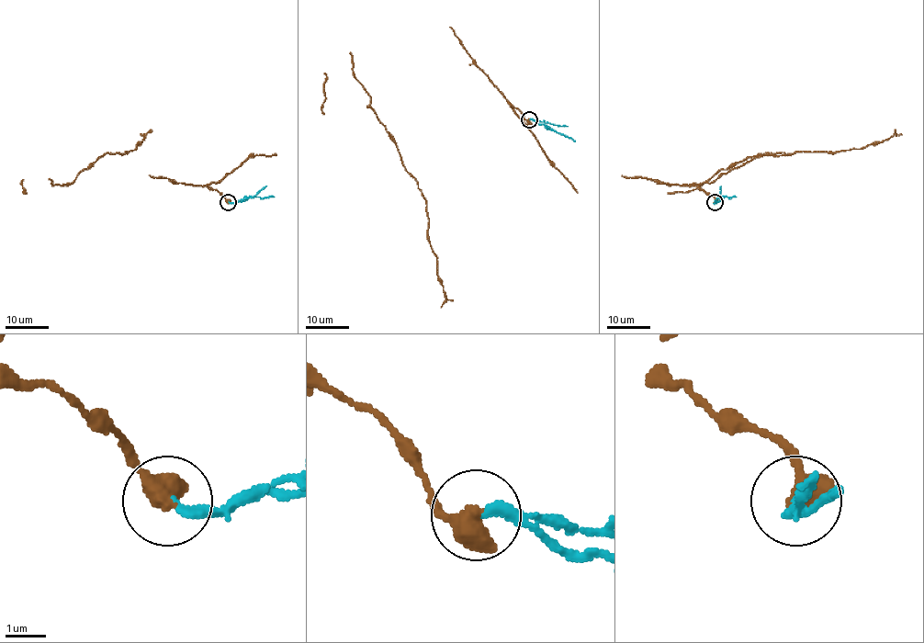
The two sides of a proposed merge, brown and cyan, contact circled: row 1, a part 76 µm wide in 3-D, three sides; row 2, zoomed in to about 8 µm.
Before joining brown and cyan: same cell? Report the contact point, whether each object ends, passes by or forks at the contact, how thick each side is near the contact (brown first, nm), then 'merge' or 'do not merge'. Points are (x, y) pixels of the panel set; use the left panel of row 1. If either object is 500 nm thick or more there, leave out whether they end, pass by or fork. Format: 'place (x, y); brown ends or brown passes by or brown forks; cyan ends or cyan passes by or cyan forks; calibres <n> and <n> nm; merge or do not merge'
place (228, 202); calibres 600 and 240 nm; do not merge

